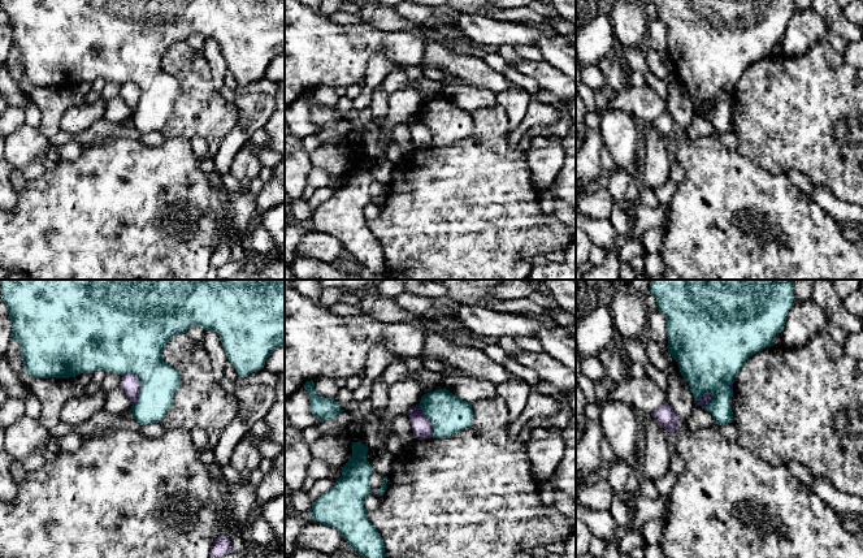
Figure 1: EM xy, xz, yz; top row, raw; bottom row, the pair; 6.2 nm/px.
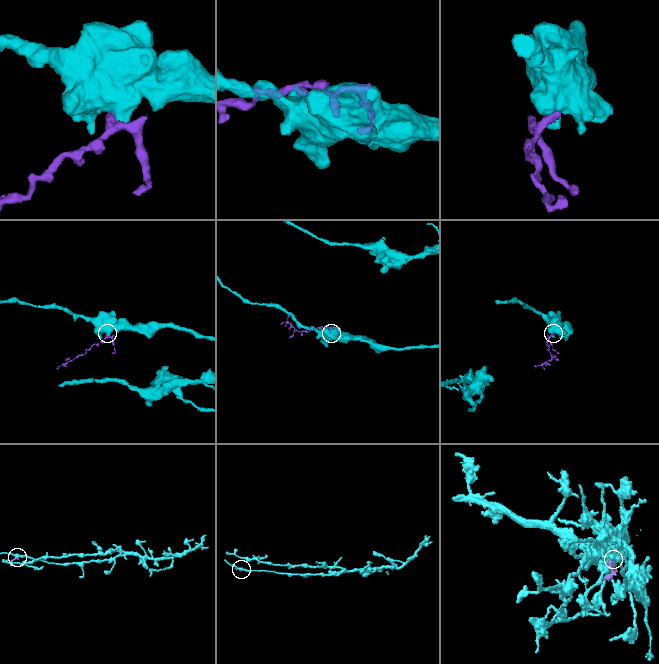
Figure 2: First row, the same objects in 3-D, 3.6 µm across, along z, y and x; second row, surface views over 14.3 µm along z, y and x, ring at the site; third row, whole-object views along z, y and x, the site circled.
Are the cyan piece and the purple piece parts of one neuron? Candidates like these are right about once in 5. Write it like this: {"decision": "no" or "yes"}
{"decision": "no"}

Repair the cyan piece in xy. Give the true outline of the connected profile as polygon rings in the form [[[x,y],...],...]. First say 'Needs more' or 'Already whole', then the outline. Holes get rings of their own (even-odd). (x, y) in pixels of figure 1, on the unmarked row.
Already whole. [[[0,0],[0,8],[8,14],[12,47],[19,52],[23,77],[27,83],[35,87],[69,87],[81,82],[94,82],[97,78],[121,85],[133,82],[140,90],[140,99],[138,112],[131,114],[131,120],[140,134],[161,131],[172,114],[174,101],[181,92],[181,85],[177,78],[164,70],[162,60],[172,46],[186,42],[190,35],[199,34],[204,39],[213,39],[220,44],[227,68],[239,86],[263,78],[272,61],[285,53],[285,0]]]

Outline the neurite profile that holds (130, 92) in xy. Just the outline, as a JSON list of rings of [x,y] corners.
[[[133,82],[123,83],[121,86],[120,96],[129,105],[131,113],[138,112],[140,90],[135,83],[133,83]]]

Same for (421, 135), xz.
[[[420,112],[412,114],[407,124],[409,126],[415,147],[432,147],[432,131],[428,129],[426,125],[422,124],[420,118]]]

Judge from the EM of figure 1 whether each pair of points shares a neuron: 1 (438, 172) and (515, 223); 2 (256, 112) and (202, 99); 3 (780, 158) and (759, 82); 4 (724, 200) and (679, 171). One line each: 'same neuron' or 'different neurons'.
1: same neuron
2: different neurons
3: same neuron
4: different neurons

